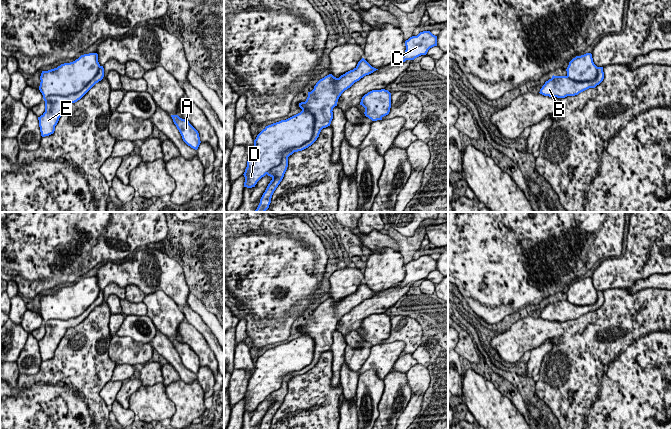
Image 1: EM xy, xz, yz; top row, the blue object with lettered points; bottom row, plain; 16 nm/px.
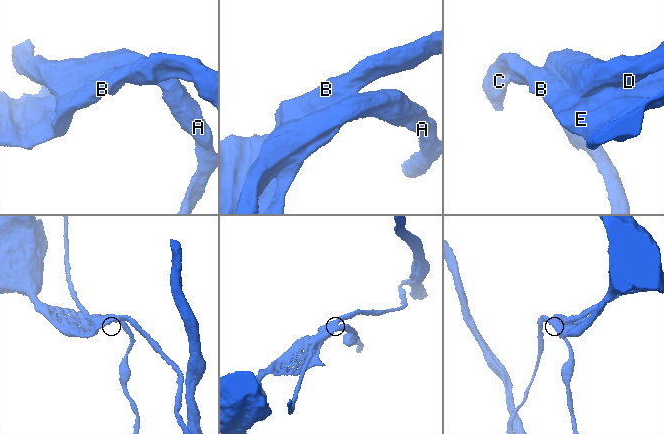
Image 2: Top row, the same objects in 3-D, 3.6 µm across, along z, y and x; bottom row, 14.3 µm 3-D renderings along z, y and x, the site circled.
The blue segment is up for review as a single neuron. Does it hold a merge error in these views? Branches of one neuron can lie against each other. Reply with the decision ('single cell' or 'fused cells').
fused cells

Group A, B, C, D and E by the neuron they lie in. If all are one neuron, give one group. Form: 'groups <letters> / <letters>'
groups A D / B C E

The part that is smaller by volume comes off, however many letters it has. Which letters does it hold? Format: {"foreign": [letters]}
{"foreign": ["A", "D"]}

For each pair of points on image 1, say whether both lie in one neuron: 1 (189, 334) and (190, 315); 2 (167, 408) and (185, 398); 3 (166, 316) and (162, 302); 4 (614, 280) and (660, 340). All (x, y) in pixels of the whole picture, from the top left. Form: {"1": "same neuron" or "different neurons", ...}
{"1": "different neurons", "2": "different neurons", "3": "same neuron", "4": "different neurons"}

